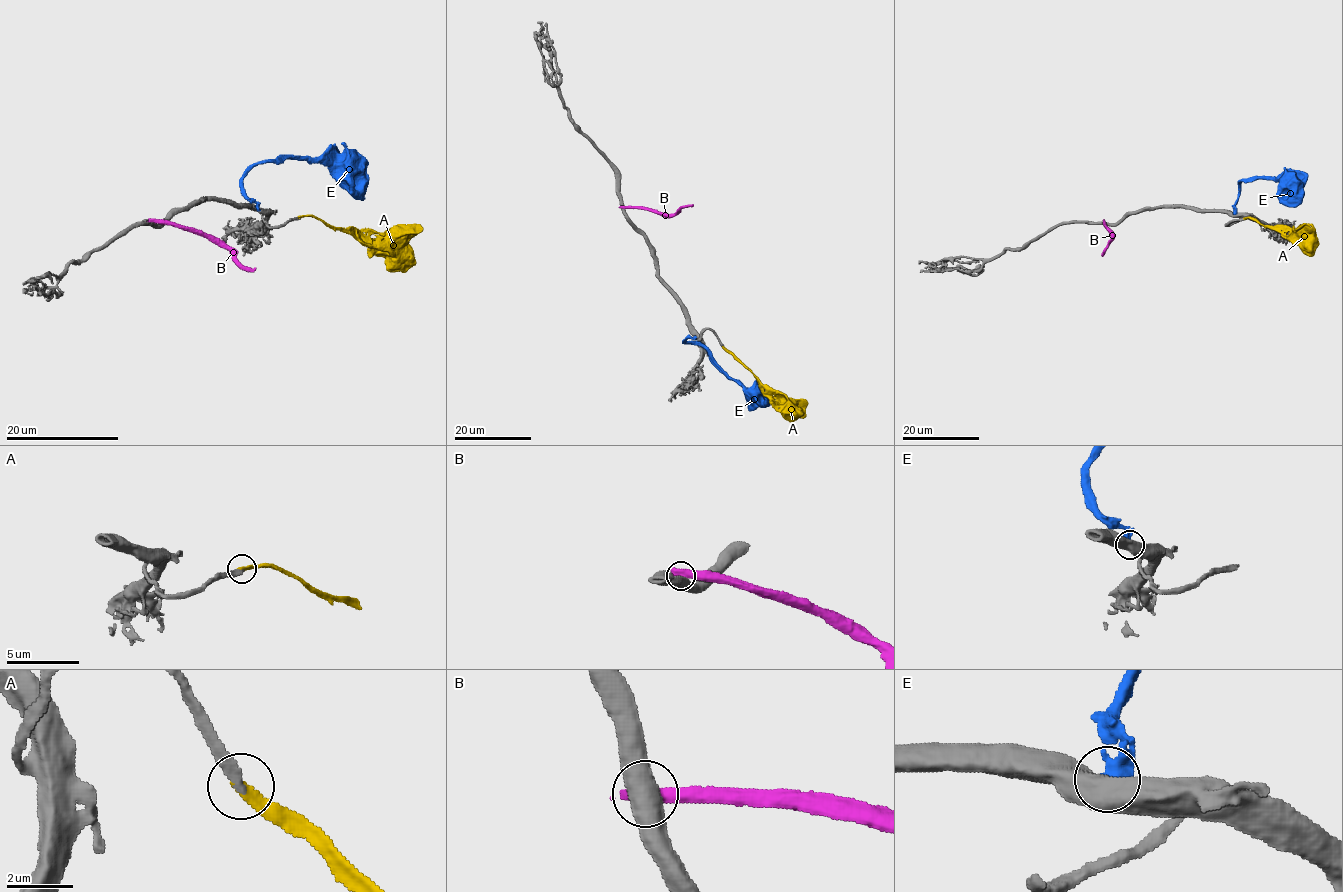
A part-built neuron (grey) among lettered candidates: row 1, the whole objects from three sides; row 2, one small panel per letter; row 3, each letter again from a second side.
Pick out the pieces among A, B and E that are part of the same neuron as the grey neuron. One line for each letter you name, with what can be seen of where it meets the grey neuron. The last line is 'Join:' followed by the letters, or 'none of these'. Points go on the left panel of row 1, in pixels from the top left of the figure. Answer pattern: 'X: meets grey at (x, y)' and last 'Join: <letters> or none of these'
A: meets grey at (300, 217)
Join: A

